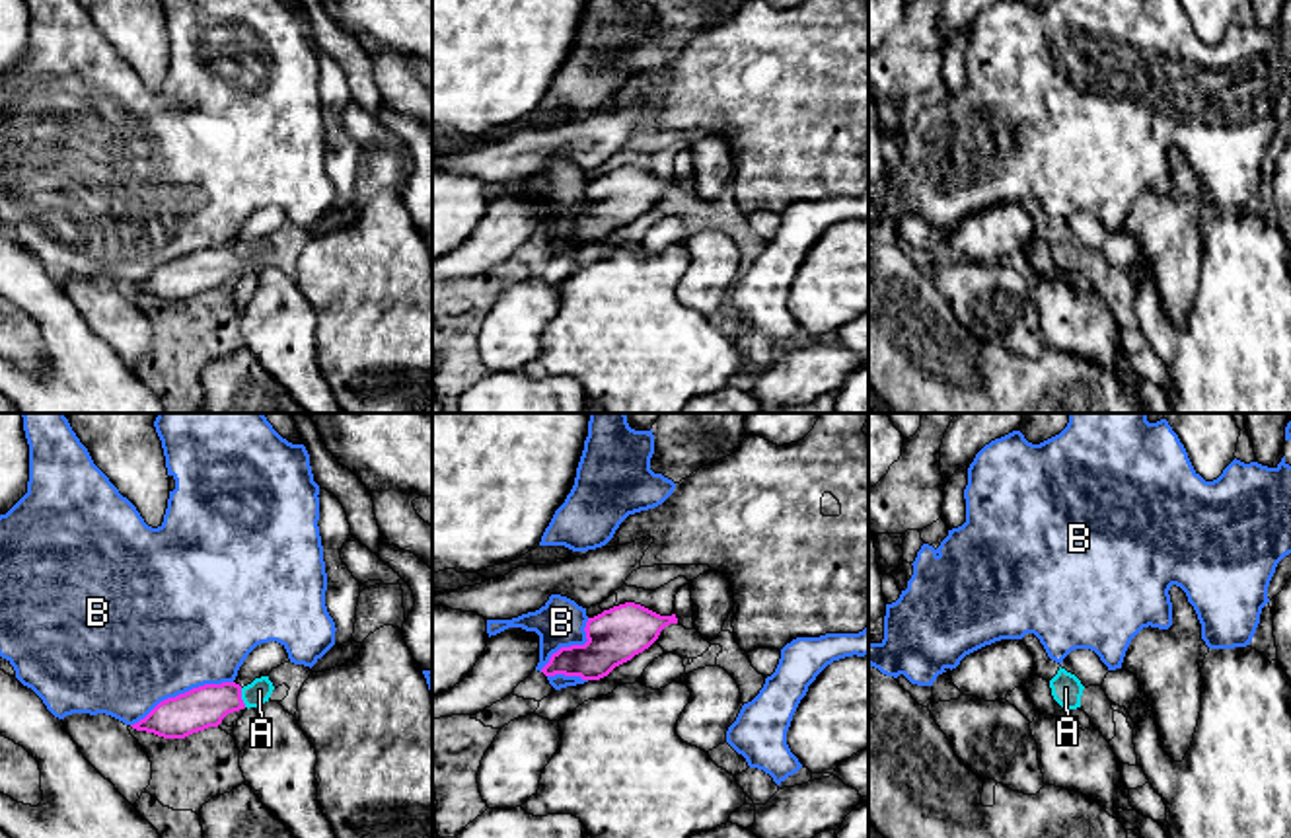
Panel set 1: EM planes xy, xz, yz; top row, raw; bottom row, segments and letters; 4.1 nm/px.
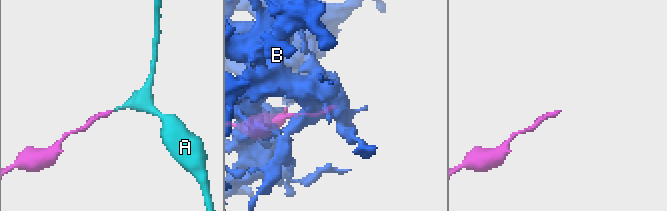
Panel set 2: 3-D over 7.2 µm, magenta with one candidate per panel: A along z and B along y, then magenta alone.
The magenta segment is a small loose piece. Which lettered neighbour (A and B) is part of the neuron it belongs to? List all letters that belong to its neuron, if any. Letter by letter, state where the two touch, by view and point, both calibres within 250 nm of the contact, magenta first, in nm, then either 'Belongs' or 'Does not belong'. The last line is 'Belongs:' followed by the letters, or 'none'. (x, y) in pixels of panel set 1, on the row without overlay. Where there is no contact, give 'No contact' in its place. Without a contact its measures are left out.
A: Touches magenta at xy (240, 262). Thickness 170 nm (magenta) against 100 nm. Belongs
B: Touches magenta at xy (182, 258). Thickness 180 nm (magenta) against 500 nm. Does not belong
Belongs: A

